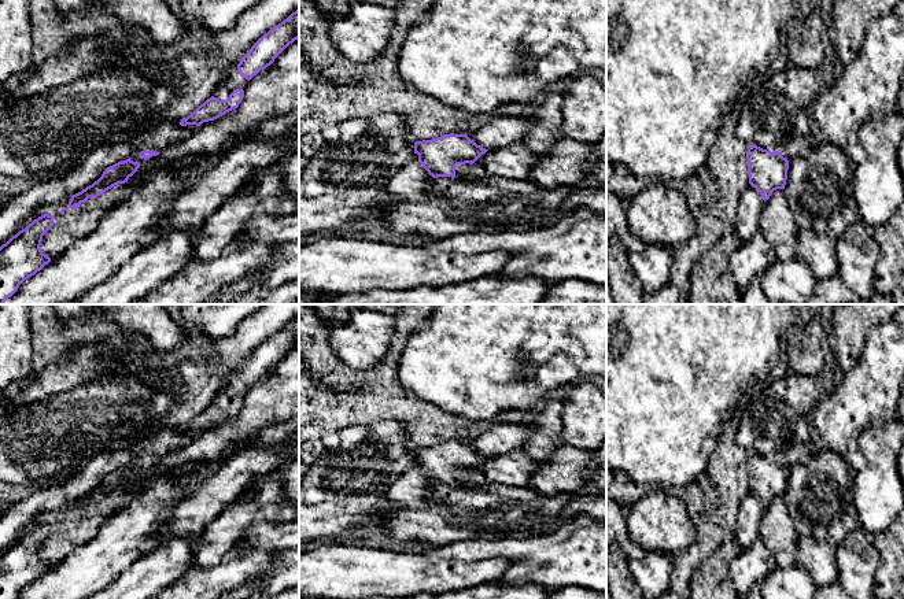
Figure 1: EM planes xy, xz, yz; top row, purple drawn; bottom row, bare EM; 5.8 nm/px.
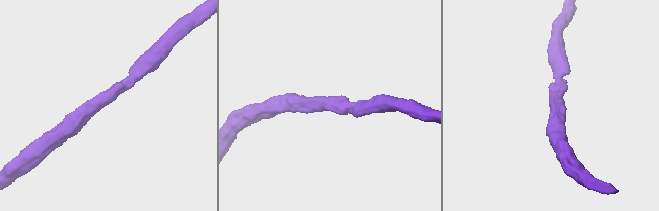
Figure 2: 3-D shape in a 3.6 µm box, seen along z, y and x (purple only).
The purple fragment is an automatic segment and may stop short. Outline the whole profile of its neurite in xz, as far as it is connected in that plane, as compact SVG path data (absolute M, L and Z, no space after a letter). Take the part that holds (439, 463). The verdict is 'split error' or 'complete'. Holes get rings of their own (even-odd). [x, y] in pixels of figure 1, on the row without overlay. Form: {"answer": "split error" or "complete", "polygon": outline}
{"answer": "complete", "polygon": "M450 440L414 450L414 461L418 462L418 469L433 485L454 485L457 472L473 472L487 458L466 441Z"}

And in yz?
{"answer": "complete", "polygon": "M757 452L748 454L749 491L756 495L763 507L768 507L774 498L785 496L789 467L779 458L771 459Z"}

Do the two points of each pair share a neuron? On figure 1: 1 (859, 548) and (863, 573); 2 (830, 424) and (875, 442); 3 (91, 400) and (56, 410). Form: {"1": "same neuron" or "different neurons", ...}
{"1": "same neuron", "2": "different neurons", "3": "same neuron"}

